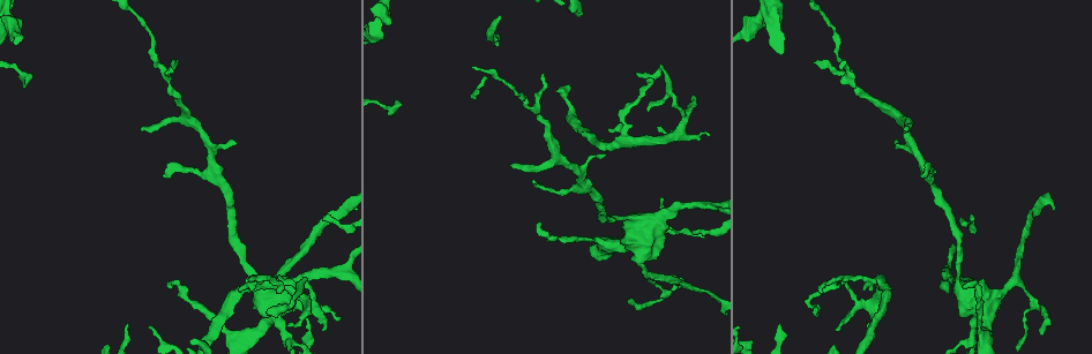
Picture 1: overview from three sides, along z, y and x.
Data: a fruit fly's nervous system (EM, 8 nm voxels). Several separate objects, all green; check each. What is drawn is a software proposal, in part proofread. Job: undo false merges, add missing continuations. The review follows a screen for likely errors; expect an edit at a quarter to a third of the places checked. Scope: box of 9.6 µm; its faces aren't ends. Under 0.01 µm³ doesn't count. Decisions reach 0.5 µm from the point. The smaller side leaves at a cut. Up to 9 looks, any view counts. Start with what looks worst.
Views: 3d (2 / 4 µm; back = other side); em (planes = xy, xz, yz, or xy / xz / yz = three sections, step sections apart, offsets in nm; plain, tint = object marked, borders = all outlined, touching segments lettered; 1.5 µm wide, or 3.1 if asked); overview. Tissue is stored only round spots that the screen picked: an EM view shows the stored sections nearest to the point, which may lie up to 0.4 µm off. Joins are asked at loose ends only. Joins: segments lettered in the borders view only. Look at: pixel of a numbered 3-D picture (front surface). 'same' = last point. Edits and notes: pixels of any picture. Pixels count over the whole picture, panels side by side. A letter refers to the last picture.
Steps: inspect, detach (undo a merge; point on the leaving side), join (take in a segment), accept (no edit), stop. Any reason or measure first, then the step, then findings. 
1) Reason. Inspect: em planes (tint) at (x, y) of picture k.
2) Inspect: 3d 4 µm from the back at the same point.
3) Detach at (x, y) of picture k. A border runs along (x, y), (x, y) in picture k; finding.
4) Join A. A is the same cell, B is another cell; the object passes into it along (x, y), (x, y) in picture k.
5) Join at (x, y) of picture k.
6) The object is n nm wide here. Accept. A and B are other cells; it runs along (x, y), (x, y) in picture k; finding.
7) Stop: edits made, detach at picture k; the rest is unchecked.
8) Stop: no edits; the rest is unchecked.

Free end. Inspect: em yz step 8 (tint) at (140, 129) of picture 1.

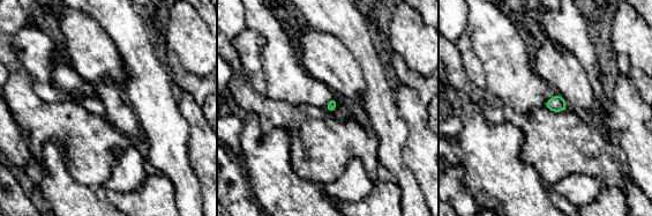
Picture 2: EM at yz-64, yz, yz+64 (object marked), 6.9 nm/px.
Another direction. Inspect: em planes (borders) at the same point.

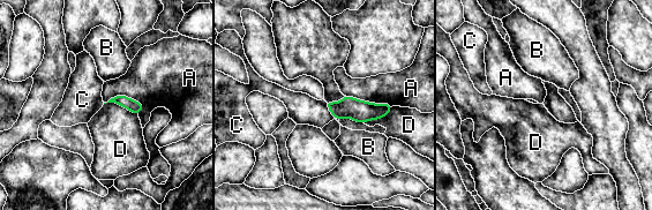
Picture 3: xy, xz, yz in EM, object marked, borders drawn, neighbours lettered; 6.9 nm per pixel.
Accept. A, B, C and D are other cells; a border runs along (324, 102), (335, 118) in picture 3; no lettered segment goes on from it.

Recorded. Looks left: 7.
Free end. Inspect: 3d 2 µm at (322, 328) of picture 1.

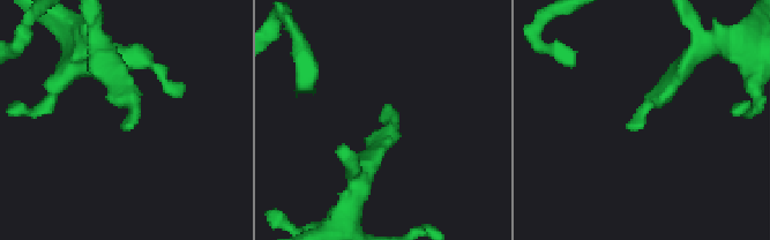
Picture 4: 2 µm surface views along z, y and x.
Now the EM. Inspect: em xy step 4 (borders) at (386, 108) of picture 4.

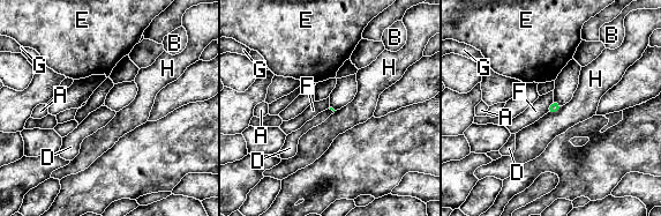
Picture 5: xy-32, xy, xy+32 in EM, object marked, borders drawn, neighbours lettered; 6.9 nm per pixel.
Inspect: em planes (borders) at the same point.

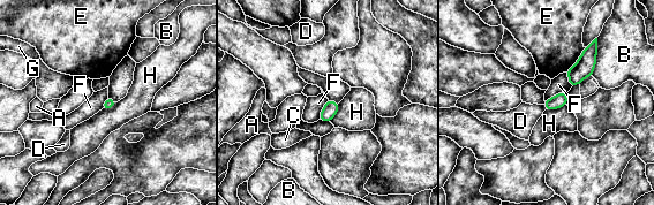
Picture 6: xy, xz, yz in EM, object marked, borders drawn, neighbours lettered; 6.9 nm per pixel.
The longest contact is with B, 260 nm. Accept. A, B, C, D, E, F, G and H are other cells; a border runs along (566, 92), (557, 92), (544, 101) in picture 6; no lettered segment goes on from it.

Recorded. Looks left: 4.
Inspect: em planes (borders) at (896, 146) of picture 1.

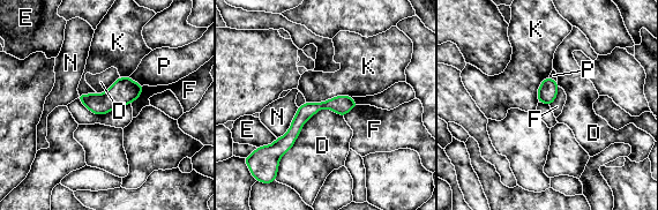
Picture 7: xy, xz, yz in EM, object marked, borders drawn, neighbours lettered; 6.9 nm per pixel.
Accept. D, E, F, K, N and P are other cells; it runs along (352, 104), (312, 107), (275, 151) in picture 7; no lettered segment goes on from it.

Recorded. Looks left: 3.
An open end. Inspect: 3d 2 µm at (174, 62) of picture 1.

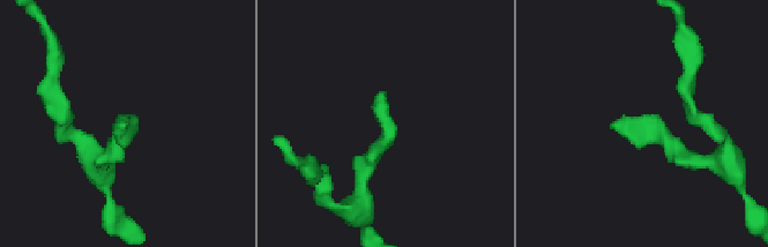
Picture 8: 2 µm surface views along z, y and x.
Inspect: em planes (plain) at (127, 127) of picture 8.

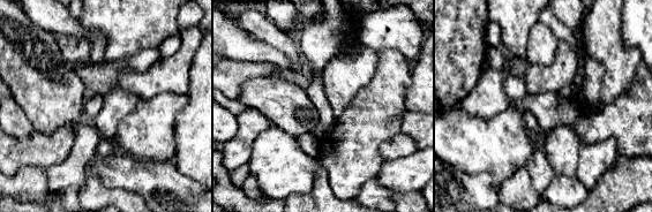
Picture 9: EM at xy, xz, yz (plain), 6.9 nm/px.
See the neighbours. Inspect: em planes (borders) at the same point.

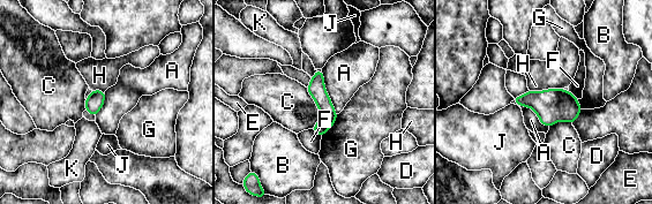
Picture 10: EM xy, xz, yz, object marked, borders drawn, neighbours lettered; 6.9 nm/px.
Accept. A, B, C, D, E, F, G, H, J and K are other cells; it runs along (319, 73), (321, 131) in picture 10; none of them fits.

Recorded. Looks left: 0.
Stop: no edits; the rest is unchecked.

